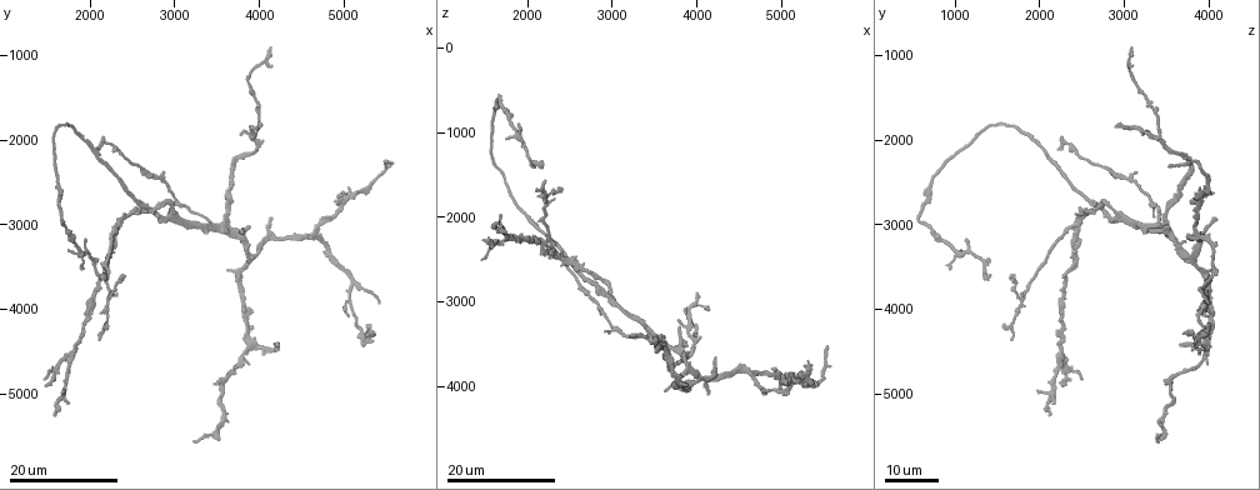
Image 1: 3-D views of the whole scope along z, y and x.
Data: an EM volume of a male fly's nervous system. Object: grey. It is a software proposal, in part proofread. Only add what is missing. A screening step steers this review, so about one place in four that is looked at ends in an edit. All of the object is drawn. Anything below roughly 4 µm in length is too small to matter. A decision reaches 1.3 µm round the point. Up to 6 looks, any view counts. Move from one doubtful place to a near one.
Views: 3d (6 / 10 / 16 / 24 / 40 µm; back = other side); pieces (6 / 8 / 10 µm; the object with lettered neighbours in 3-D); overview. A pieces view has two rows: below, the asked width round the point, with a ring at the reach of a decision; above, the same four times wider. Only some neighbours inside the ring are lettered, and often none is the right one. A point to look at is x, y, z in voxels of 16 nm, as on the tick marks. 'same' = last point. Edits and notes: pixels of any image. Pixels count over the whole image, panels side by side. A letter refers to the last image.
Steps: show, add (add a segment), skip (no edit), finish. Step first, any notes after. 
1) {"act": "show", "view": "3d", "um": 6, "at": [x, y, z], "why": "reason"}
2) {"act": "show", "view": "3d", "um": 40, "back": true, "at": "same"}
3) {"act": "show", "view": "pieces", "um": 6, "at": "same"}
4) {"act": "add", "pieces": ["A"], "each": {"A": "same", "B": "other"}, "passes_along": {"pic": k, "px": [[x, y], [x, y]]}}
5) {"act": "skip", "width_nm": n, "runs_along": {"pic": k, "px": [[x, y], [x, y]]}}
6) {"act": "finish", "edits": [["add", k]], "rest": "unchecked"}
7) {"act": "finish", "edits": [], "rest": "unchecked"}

{"act": "show", "view": "3d", "um": 24, "at": [3800, 3100, 3300], "why": "an open end"}

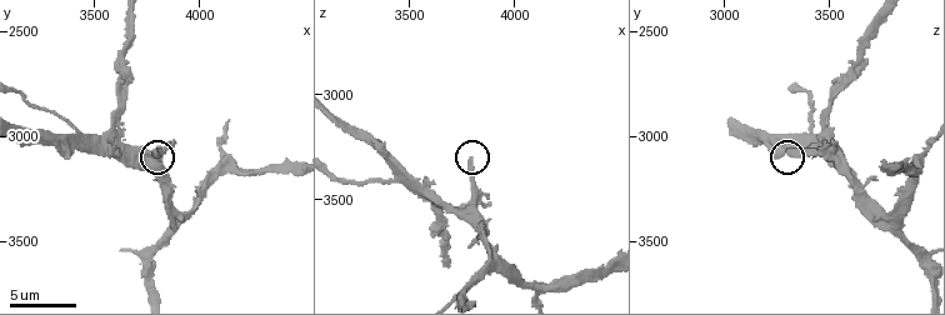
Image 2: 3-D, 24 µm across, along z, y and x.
{"act": "show", "view": "pieces", "um": 6, "at": [3790, 3080, 3300]}

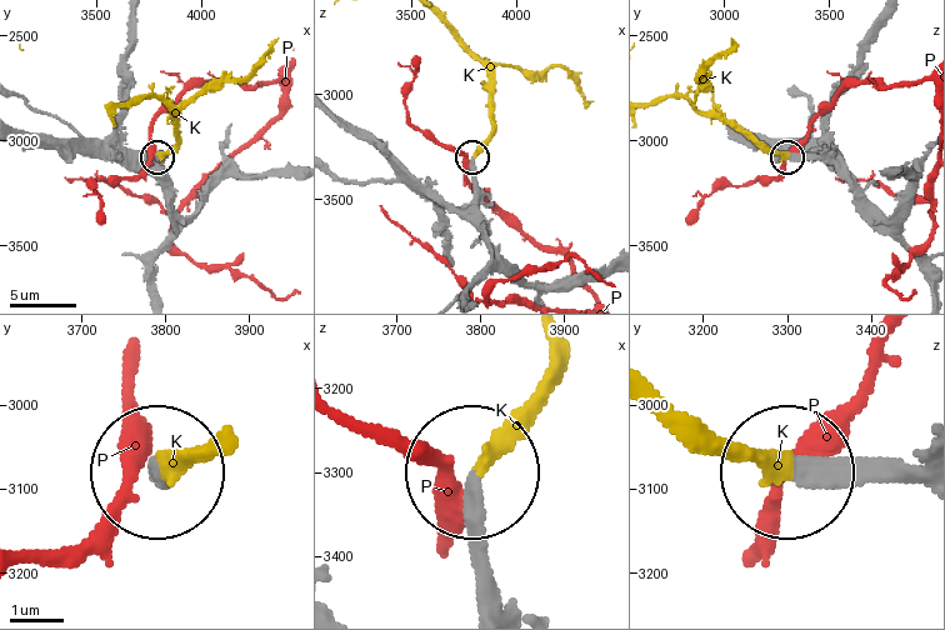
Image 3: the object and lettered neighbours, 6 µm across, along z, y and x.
{"act": "add", "pieces": ["K"], "each": {"K": "same", "P": "other"}, "found": "it goes on there"}

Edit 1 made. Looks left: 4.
{"act": "show", "view": "overview"}

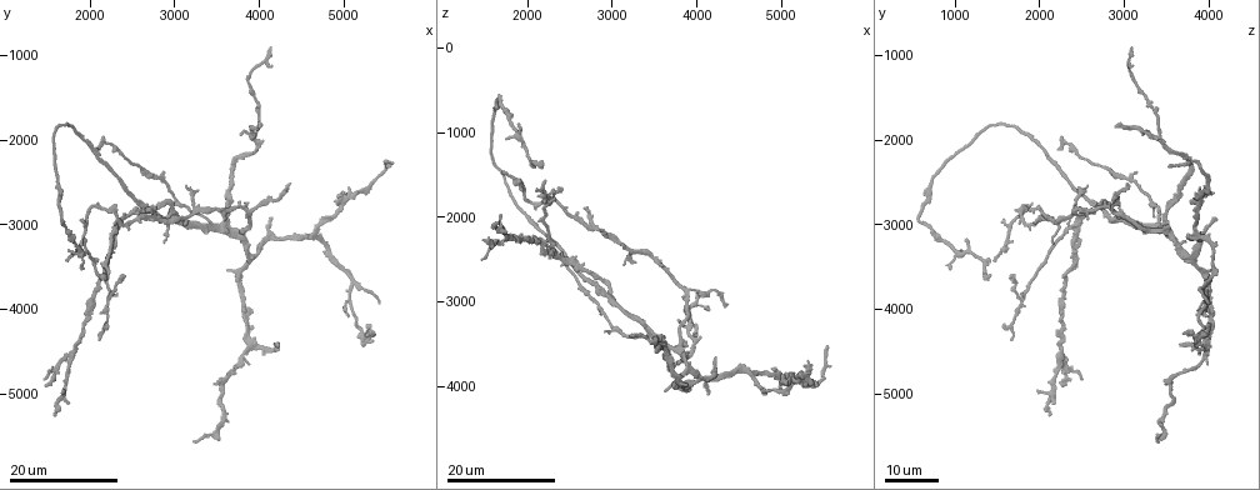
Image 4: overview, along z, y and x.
{"act": "show", "view": "3d", "um": 24, "at": [5550, 2300, 3500], "why": "branch stops here"}

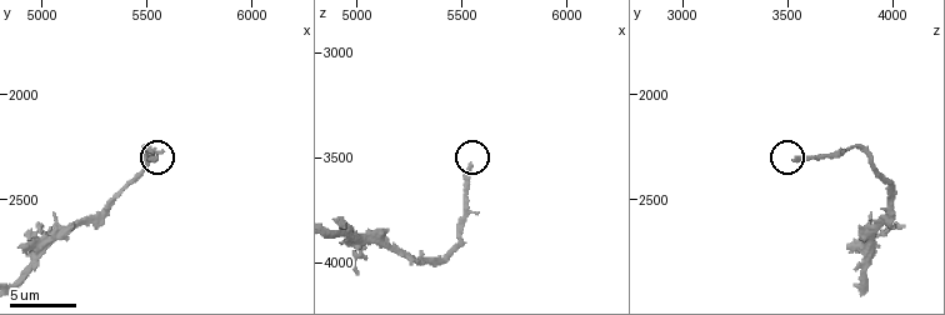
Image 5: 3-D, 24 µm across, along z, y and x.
{"act": "show", "view": "3d", "um": 6, "at": [5530, 2320, 3530], "why": "closer look"}

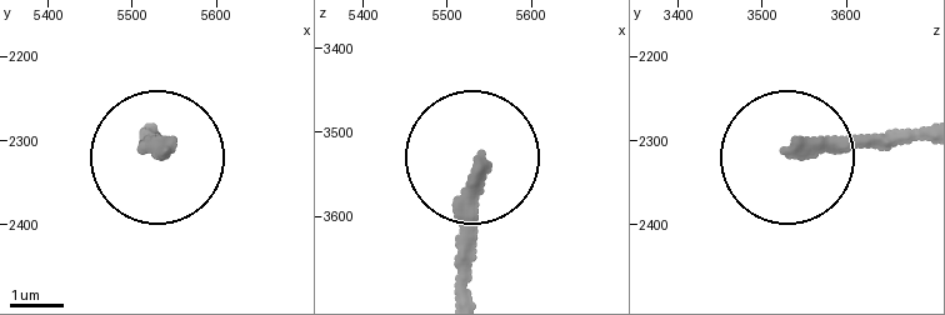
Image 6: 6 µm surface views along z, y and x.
{"act": "show", "view": "pieces", "um": 10, "at": [5540, 2310, 3535], "why": "see the neighbours"}

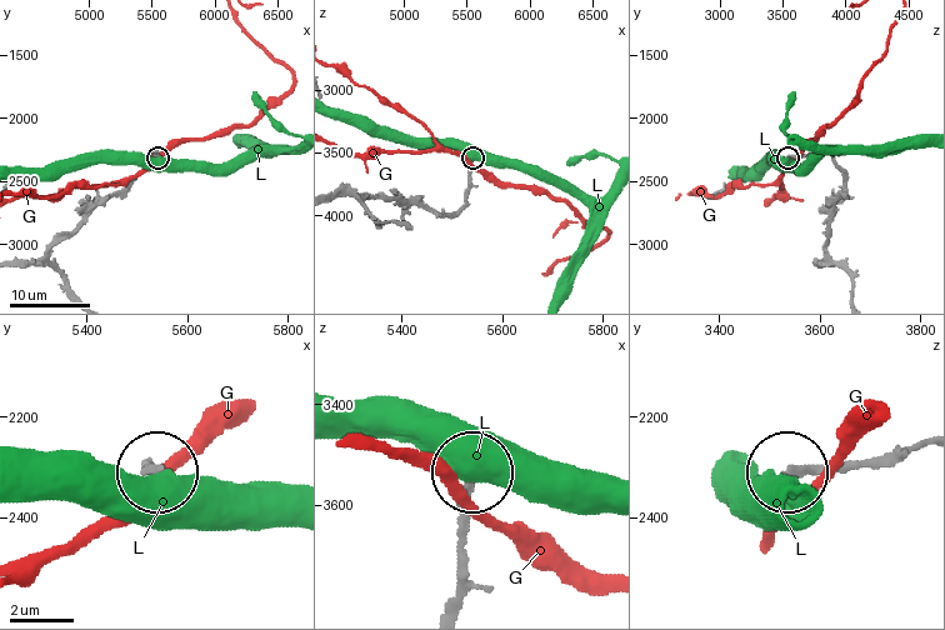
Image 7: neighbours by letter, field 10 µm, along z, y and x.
{"act": "skip", "width_nm": 220, "each": {"G": "other", "L": "other"}, "runs_along": {"pic": 7, "px": [[924, 441], [859, 463], [789, 471]]}, "found": "none of them fits"}

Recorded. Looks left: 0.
{"act": "finish", "edits": [["add", 3]], "rest": "unchecked"}

